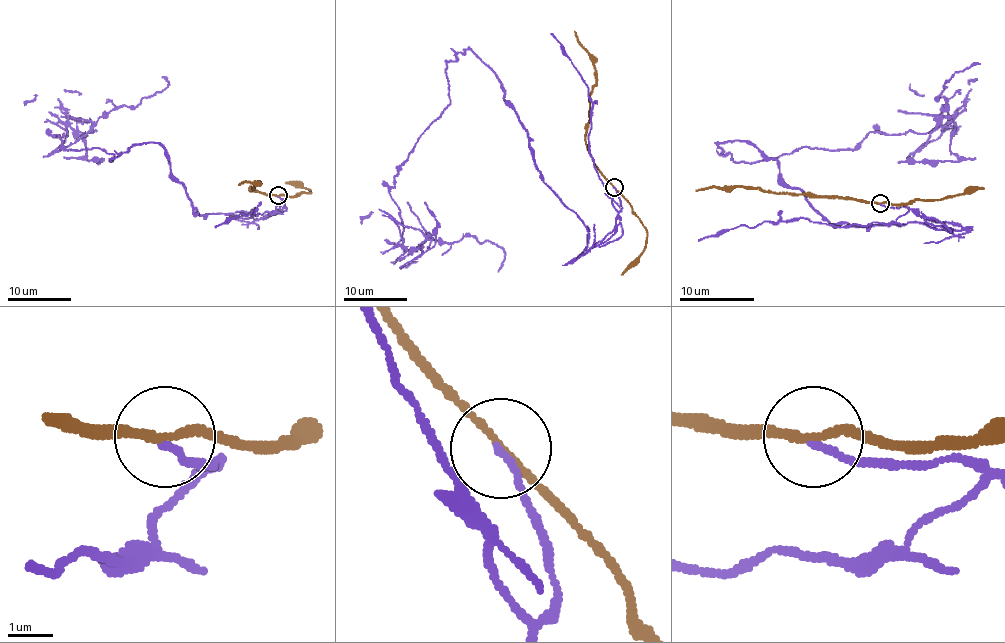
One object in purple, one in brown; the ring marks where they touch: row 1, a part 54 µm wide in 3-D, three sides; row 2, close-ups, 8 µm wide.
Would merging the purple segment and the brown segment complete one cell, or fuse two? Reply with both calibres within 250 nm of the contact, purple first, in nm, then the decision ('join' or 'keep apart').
150/150 nm | keep apart

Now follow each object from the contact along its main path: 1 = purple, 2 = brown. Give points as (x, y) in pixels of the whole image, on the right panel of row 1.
1: (881, 203), (951, 231), (830, 224), (718, 144), (759, 162), (931, 132), (979, 63)
2: (881, 203), (825, 196), (774, 194), (763, 192), (757, 187), (713, 187), (696, 190)

